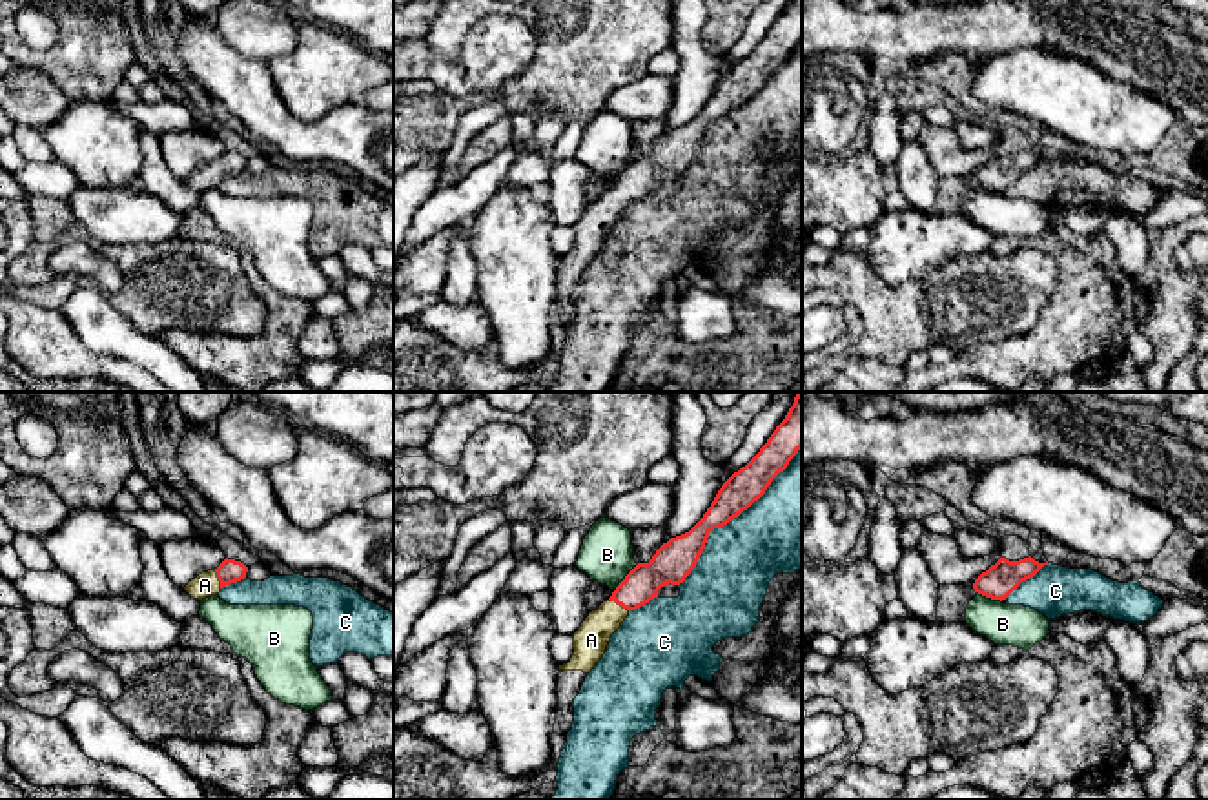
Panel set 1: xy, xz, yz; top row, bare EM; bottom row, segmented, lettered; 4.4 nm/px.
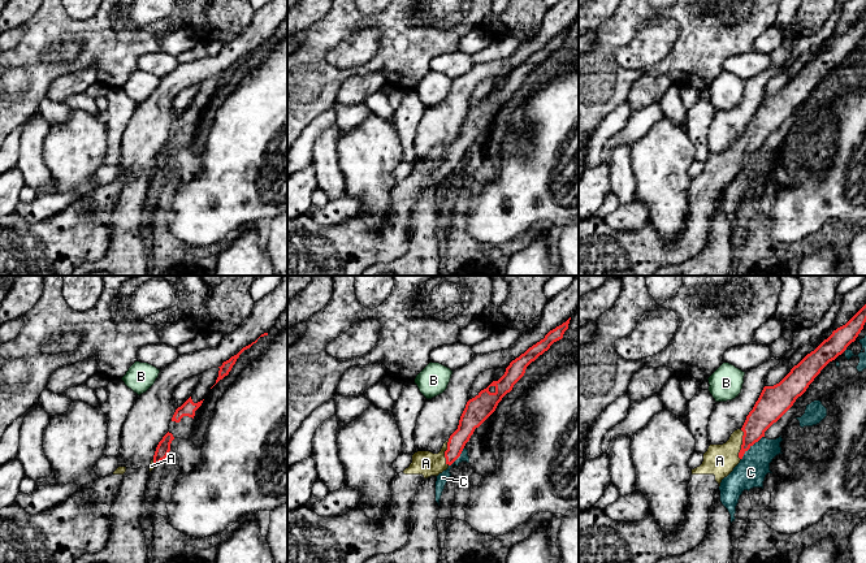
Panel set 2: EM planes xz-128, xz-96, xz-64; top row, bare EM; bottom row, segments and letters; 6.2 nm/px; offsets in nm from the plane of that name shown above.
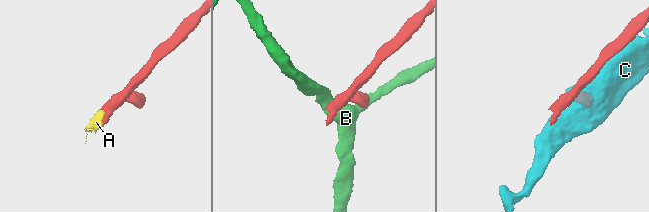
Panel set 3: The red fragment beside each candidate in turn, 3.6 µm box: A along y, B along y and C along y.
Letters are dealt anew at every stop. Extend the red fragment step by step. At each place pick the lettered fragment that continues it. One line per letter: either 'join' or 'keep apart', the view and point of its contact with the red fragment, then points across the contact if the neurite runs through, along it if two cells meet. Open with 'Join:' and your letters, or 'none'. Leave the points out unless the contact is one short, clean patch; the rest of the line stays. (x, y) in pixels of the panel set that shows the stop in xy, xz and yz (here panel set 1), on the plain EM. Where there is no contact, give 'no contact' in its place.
Join: A
A: join; contact xz (620, 195); way xz (642, 175), (620, 195), (591, 232)
B: keep apart; contact xz (625, 170); border xz (638, 155), (614, 183)
C: keep apart; contact xz (733, 110)

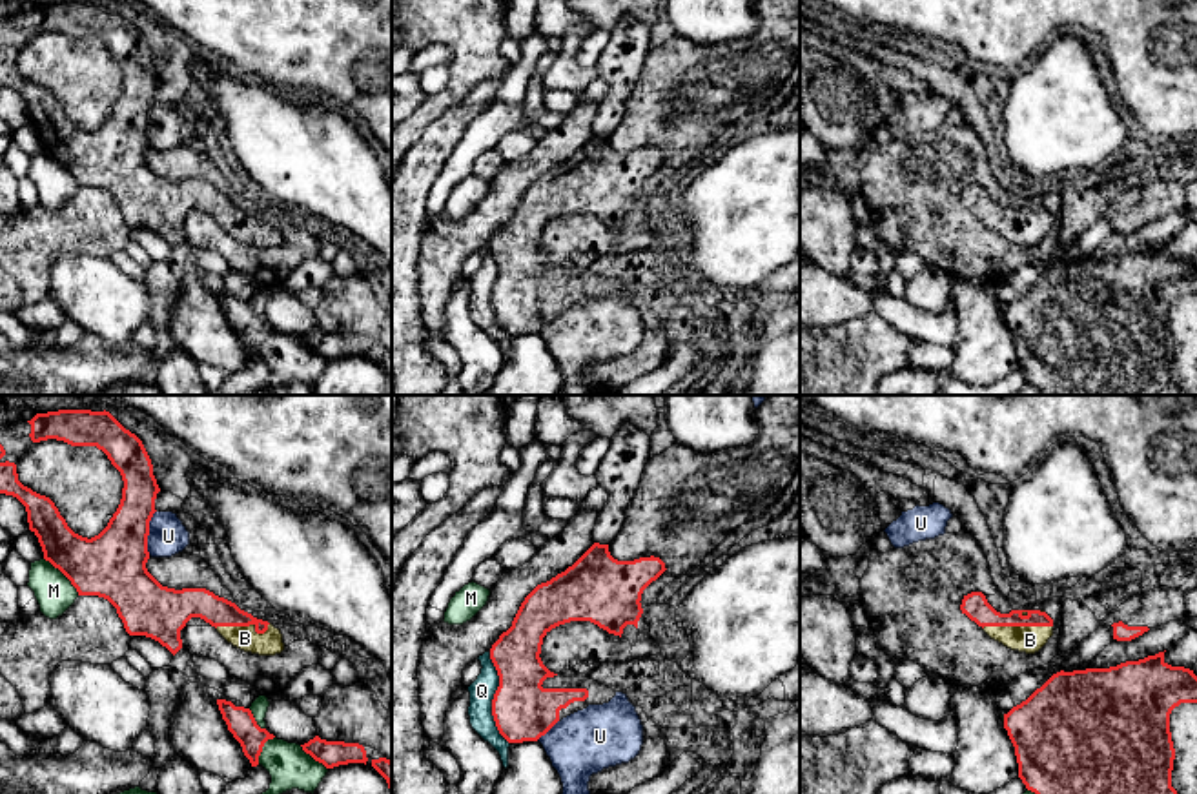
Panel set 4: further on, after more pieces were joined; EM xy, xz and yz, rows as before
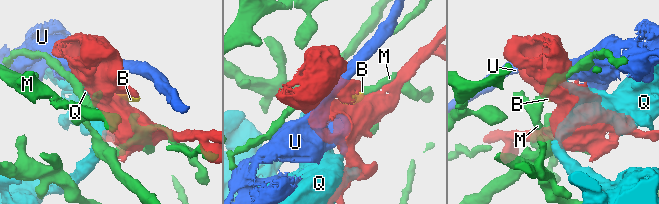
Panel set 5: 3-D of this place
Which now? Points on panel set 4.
Join: B
B: join; contact yz (1017, 217); way yz (975, 197), (995, 217), (1017, 217), (1030, 232)
M: keep apart; contact xy (64, 166)
Q: keep apart; contact xz (494, 290)
U: keep apart; contact xy (148, 124)

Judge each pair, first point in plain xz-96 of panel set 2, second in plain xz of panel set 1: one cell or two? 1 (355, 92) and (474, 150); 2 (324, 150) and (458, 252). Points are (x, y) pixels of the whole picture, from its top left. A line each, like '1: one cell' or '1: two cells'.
1: one cell
2: one cell

